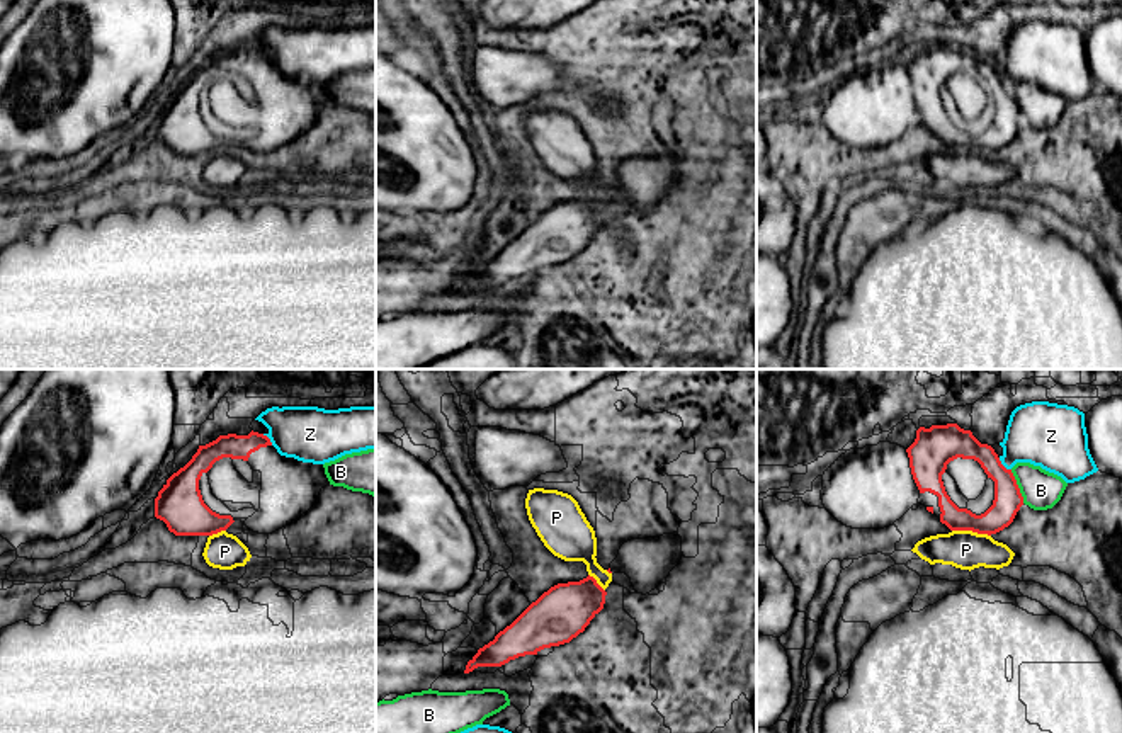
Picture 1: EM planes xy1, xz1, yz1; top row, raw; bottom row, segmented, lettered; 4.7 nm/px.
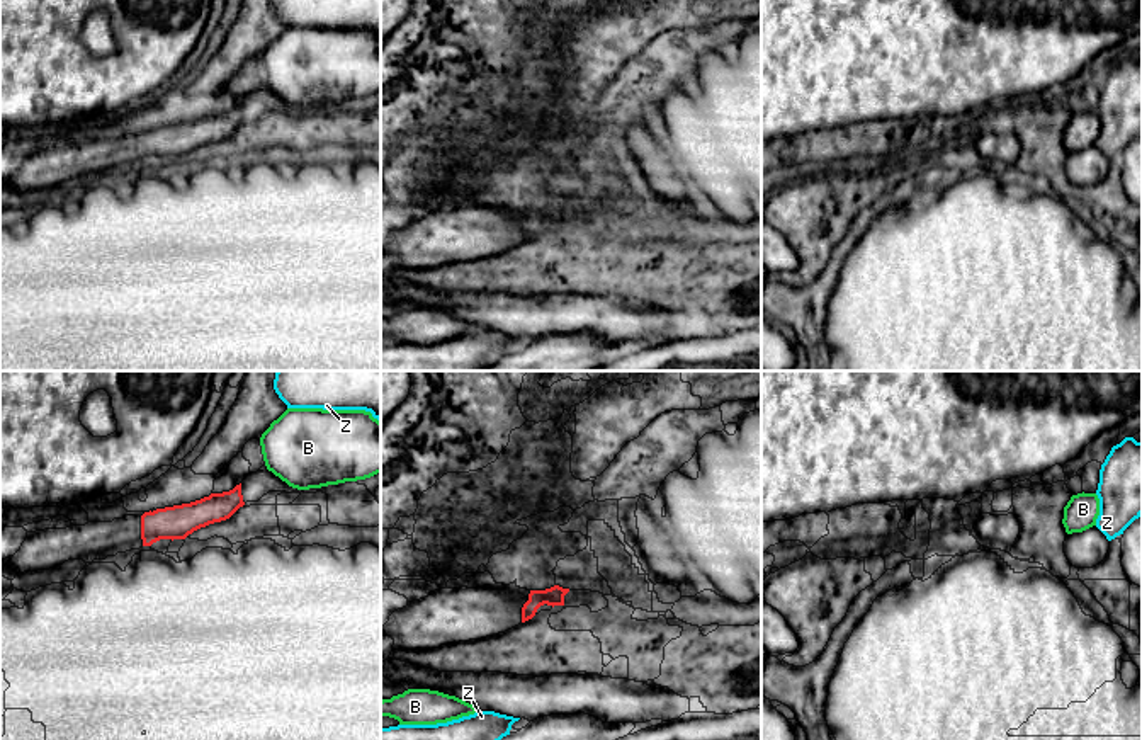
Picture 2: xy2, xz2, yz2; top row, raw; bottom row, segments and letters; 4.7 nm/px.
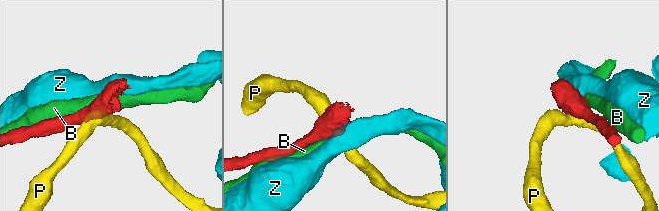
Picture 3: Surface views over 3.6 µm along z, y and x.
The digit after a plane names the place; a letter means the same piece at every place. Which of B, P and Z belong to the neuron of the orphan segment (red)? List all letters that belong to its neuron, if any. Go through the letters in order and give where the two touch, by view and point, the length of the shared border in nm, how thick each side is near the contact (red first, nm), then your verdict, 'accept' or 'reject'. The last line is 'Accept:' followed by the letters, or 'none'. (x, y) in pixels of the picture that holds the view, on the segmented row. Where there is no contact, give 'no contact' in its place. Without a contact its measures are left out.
B: contact yz1 (1017, 487); length 170 nm; calibres 130 and 190 nm; reject
P: contact yz1 (971, 529); length 190 nm; calibres 130 and 190 nm; reject
Z: contact yz1 (1002, 465); length 90 nm; calibres 150 and 300 nm; reject
Accept: none

